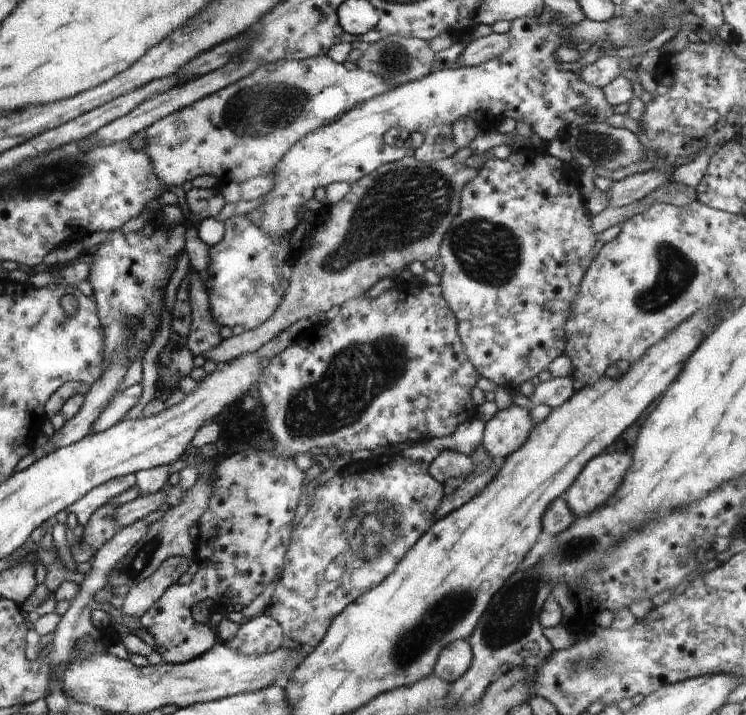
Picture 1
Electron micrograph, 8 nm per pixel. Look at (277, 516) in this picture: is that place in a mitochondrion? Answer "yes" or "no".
no

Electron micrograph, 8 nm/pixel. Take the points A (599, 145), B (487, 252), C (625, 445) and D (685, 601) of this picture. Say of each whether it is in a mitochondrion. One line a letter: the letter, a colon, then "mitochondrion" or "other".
A: mitochondrion
B: mitochondrion
C: other
D: other

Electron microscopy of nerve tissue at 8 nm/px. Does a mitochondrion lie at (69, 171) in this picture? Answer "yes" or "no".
yes

